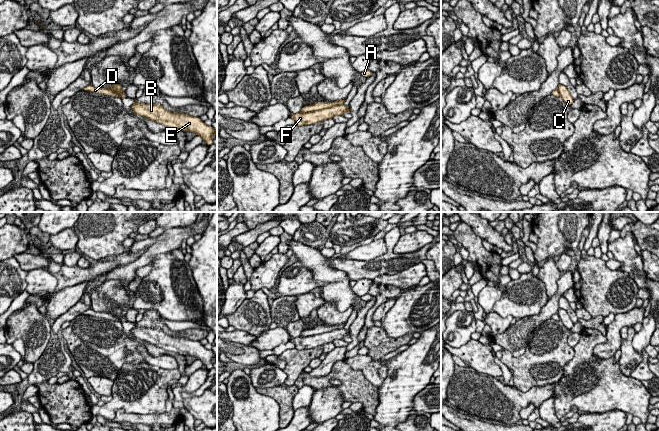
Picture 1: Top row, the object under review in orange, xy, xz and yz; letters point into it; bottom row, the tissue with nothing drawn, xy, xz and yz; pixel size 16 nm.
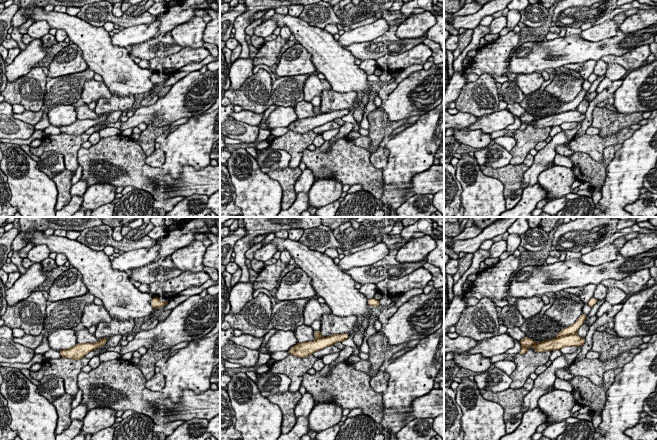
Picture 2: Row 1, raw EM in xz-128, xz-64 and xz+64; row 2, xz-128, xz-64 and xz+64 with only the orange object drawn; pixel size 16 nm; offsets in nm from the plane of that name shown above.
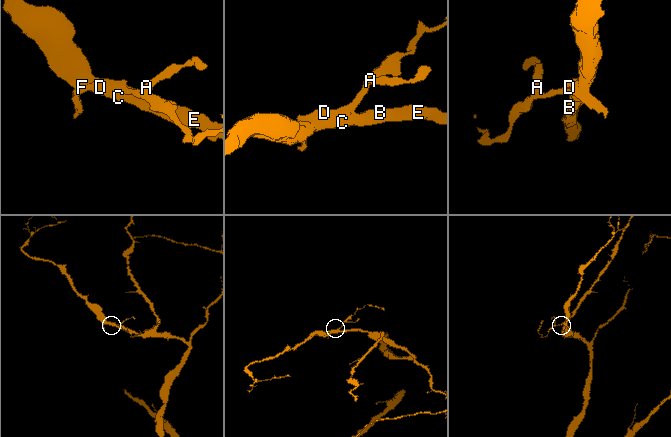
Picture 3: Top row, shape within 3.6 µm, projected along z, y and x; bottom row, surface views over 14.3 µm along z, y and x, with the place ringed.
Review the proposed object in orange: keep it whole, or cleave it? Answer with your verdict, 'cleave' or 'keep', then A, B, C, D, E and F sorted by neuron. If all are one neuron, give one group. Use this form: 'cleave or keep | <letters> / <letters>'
keep | A B C D E F

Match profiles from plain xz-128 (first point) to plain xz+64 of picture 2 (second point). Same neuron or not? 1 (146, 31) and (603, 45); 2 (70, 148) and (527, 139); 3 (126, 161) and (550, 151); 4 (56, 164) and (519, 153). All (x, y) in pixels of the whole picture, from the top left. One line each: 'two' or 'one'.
1: two
2: one
3: two
4: two

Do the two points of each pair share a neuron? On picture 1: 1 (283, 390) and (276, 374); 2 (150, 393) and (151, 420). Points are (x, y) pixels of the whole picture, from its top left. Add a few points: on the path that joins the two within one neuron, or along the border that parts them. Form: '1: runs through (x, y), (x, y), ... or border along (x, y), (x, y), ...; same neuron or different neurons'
1: border along (284, 382), (271, 387), (258, 388); different neurons
2: border along (165, 411), (149, 414), (127, 413); different neurons

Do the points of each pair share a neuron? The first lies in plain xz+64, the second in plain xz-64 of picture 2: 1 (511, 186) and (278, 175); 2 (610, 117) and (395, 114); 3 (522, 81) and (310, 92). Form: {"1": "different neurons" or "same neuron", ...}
{"1": "same neuron", "2": "different neurons", "3": "same neuron"}

